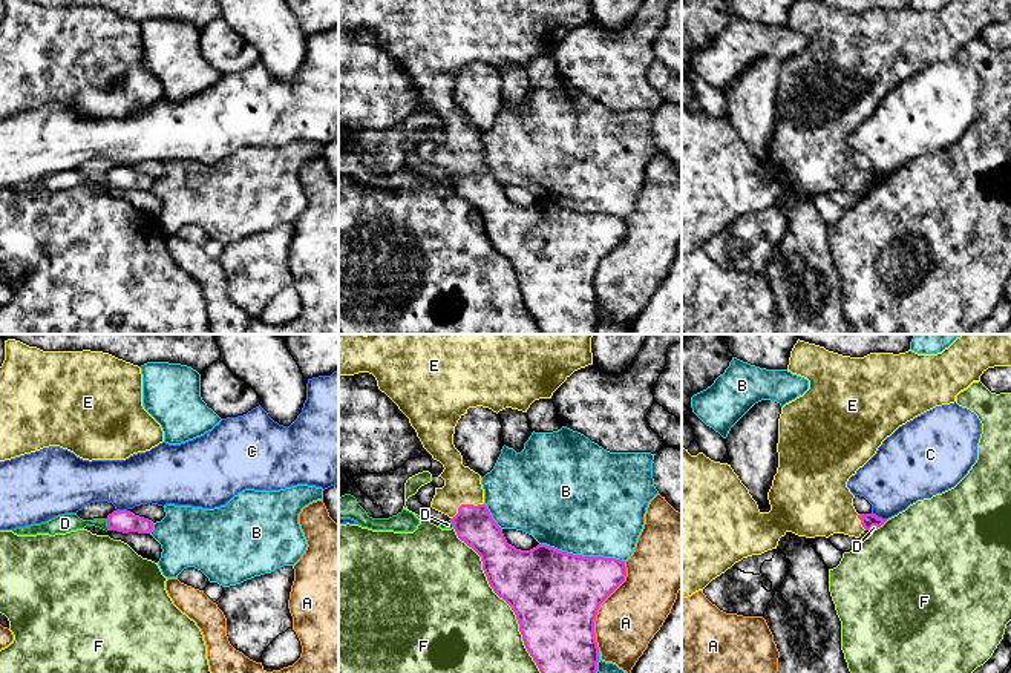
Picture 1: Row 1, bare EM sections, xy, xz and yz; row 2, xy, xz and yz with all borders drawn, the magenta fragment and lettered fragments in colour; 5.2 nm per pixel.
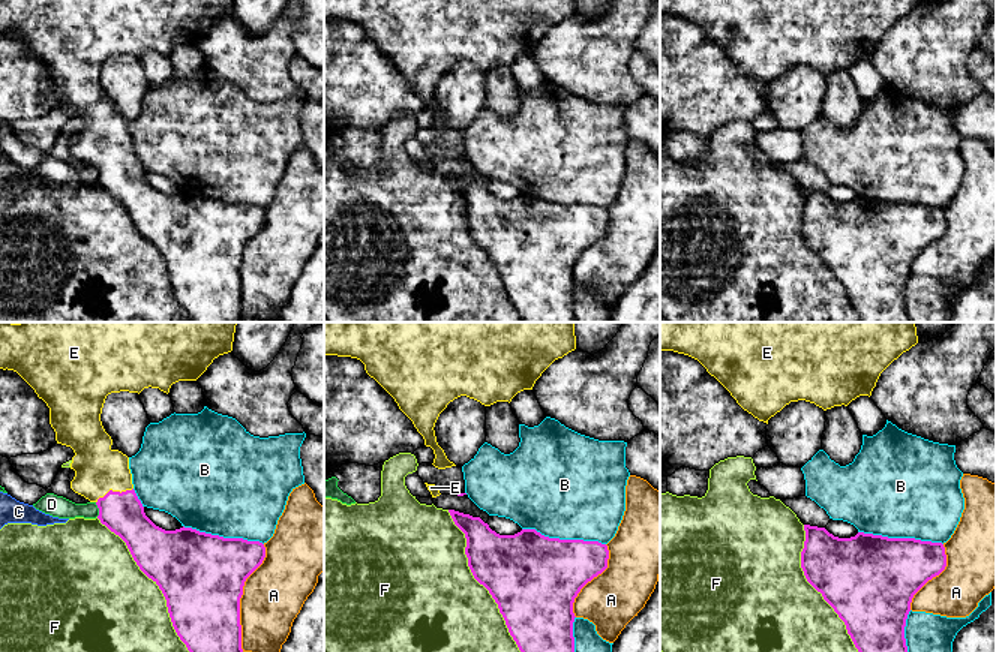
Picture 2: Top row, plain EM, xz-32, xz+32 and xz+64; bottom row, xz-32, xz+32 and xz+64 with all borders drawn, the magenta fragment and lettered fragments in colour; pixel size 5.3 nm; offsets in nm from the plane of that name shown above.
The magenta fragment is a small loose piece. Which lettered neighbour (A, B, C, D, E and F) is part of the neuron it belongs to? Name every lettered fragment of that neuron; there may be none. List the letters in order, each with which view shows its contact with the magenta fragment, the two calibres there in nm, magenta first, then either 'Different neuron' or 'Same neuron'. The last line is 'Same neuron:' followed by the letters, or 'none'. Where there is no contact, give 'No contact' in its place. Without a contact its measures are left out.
A: Touches magenta in xz. Thickness 460 nm (magenta) against 320 nm. Different neuron
B: Touches magenta in xz. Thickness 460 nm (magenta) against 500 nm. Different neuron
C: Touches magenta in yz. Thickness 80 nm (magenta) against 320 nm. Different neuron
D: Touches magenta in xy. Thickness 120 nm (magenta) against 100 nm. Different neuron
E: Touches magenta in xz. Thickness 200 nm (magenta) against 190 nm. Same neuron
F: Touches magenta in xz. Thickness 440 nm (magenta) against 500 nm. Different neuron
Same neuron: E

